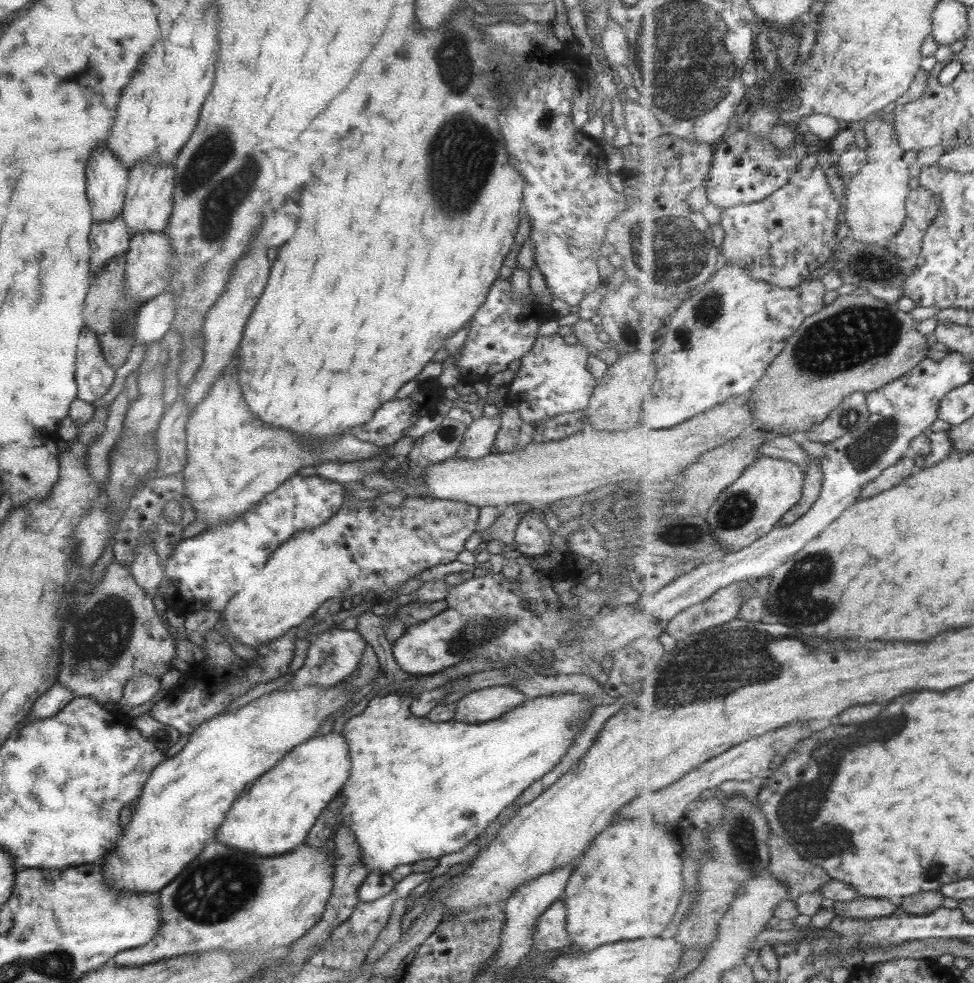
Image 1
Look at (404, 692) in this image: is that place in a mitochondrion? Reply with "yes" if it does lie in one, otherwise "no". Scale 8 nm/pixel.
no

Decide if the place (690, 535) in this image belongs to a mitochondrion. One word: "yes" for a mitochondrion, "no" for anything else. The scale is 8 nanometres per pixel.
yes

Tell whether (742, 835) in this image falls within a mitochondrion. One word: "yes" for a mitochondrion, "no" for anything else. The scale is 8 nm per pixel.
yes

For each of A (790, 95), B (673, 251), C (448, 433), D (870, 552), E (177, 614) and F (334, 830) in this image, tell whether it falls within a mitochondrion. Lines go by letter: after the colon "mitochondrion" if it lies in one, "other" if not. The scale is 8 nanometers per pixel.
A: mitochondrion
B: mitochondrion
C: mitochondrion
D: other
E: other
F: other

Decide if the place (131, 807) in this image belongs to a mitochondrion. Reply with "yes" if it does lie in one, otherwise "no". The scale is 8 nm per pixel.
no

